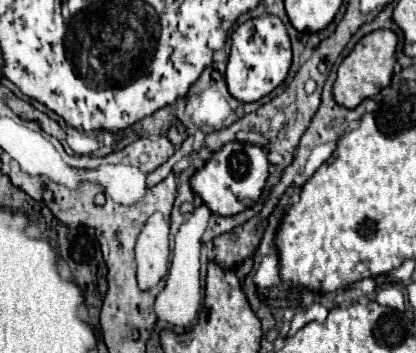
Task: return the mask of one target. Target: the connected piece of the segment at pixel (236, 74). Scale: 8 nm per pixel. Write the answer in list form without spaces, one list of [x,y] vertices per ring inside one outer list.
[[[261,16],[243,22],[233,32],[233,46],[225,72],[231,96],[237,98],[239,102],[255,102],[267,96],[287,78],[291,60],[293,60],[291,40],[285,24],[277,16]]]

